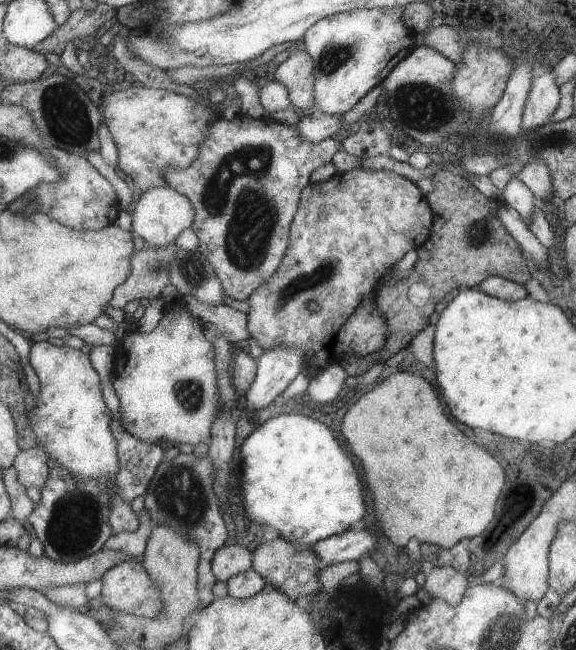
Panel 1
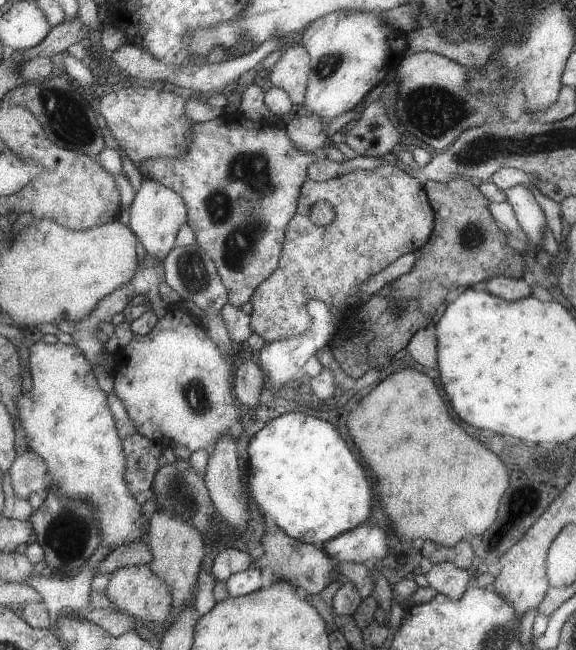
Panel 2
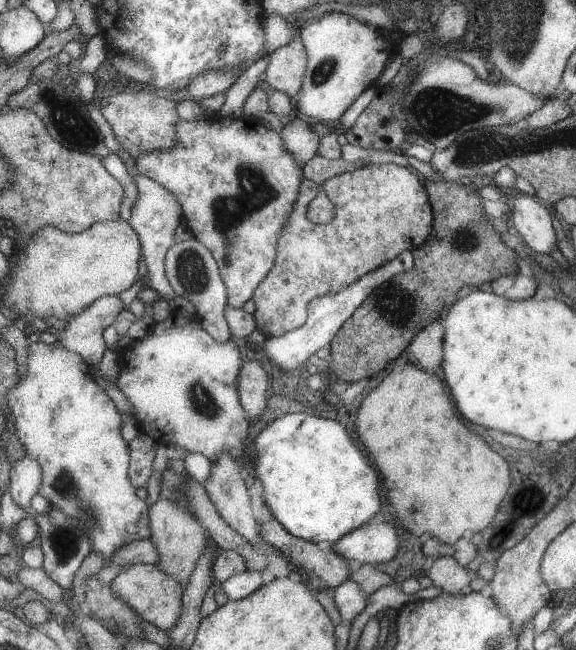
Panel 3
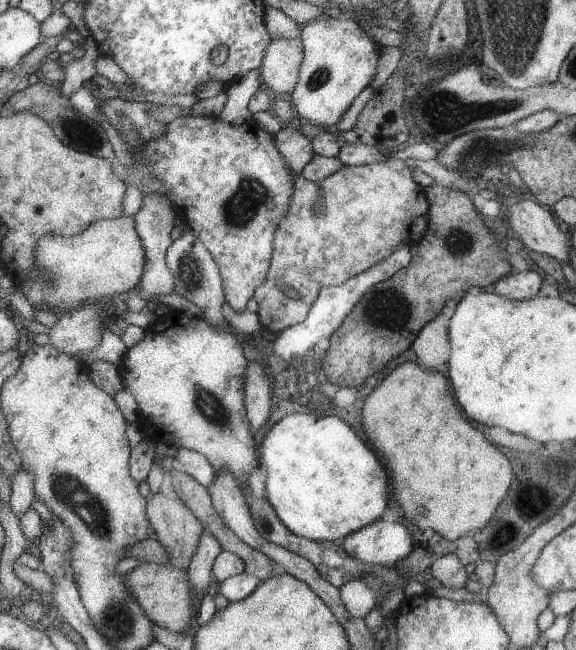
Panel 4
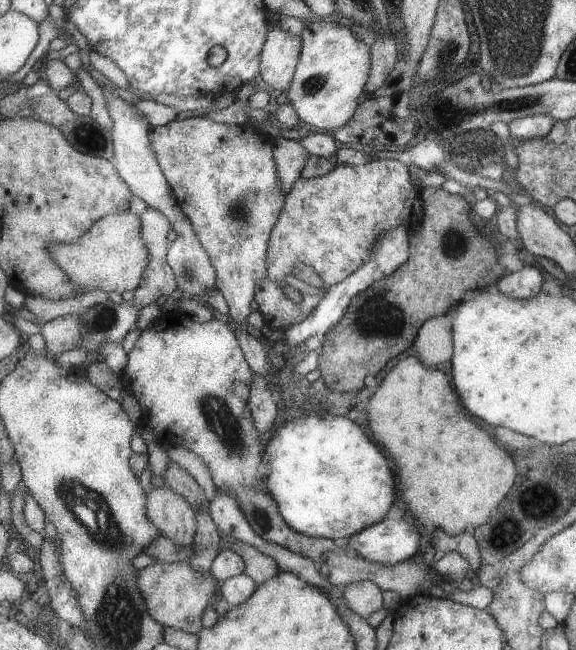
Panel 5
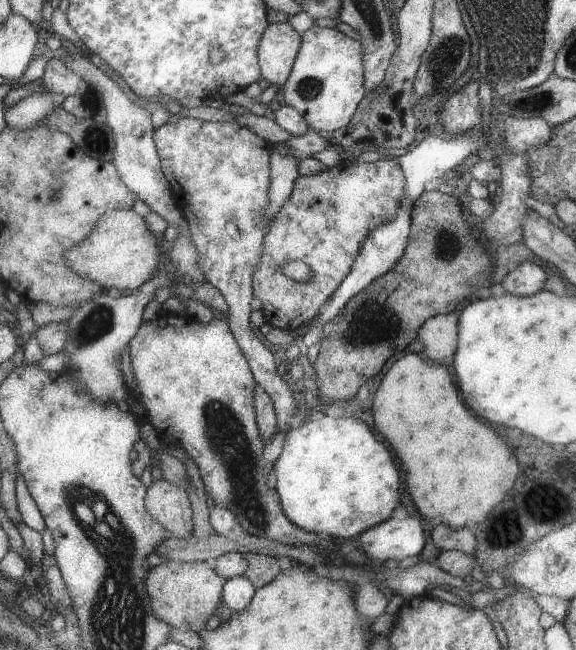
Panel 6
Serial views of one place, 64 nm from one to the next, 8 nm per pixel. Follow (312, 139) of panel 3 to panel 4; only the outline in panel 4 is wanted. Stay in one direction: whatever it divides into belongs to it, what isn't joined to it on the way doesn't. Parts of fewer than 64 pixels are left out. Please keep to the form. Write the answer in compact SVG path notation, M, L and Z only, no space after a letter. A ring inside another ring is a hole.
M296 122L282 125L275 133L275 142L292 178L300 174L300 170L314 155L310 139L297 131Z

